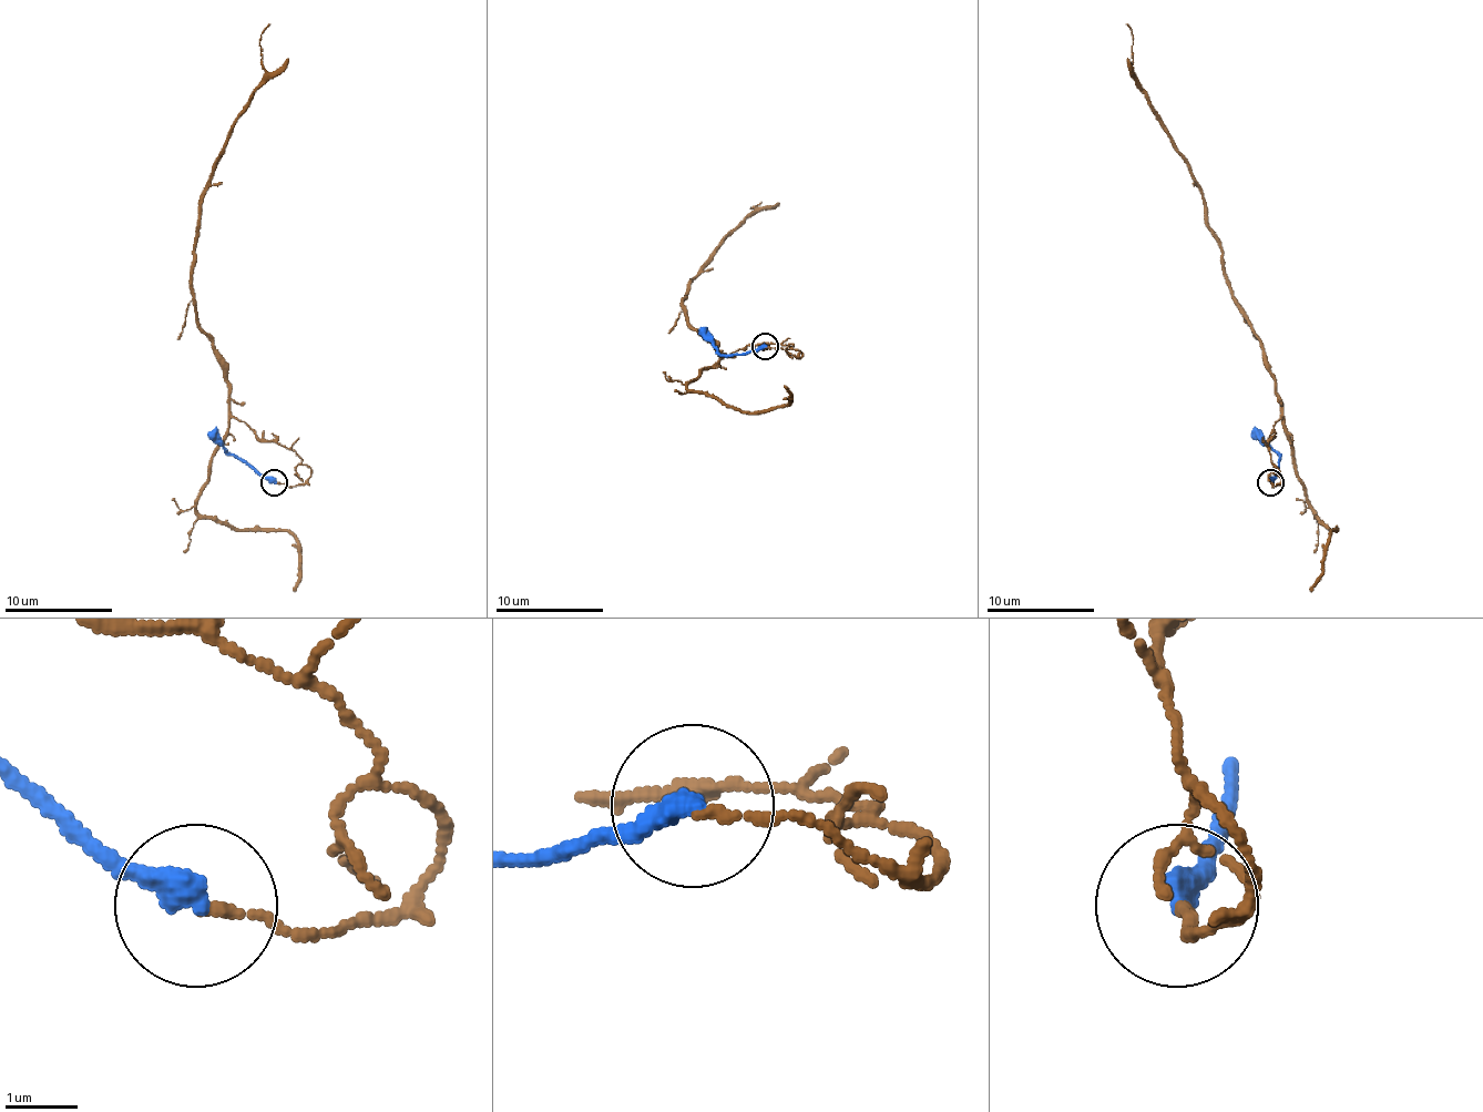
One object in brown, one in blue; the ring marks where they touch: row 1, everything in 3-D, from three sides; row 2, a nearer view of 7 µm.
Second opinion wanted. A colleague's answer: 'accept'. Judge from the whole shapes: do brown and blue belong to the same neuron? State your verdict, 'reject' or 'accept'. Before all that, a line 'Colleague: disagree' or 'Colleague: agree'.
Colleague: disagree
reject

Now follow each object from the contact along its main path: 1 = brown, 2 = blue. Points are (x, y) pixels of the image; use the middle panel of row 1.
1: (765, 348), (803, 356), (780, 343), (722, 356), (688, 324), (684, 308), (688, 284), (762, 202)
2: (765, 346), (722, 354), (705, 327)

